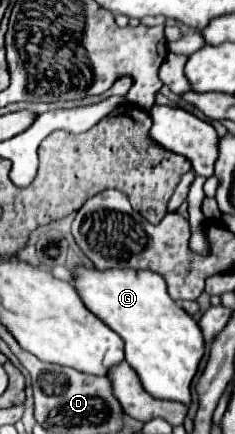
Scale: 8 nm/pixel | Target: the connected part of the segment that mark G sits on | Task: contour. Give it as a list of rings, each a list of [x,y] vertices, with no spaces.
[[[76,269],[76,289],[84,301],[84,305],[100,317],[112,331],[116,331],[126,347],[126,361],[132,365],[132,369],[138,373],[142,387],[150,393],[156,395],[156,399],[168,399],[168,401],[178,401],[184,405],[192,403],[190,395],[190,383],[194,379],[194,373],[198,371],[200,359],[204,357],[204,333],[200,331],[198,321],[188,315],[180,303],[176,303],[166,289],[164,279],[148,269],[134,271],[134,269]]]

